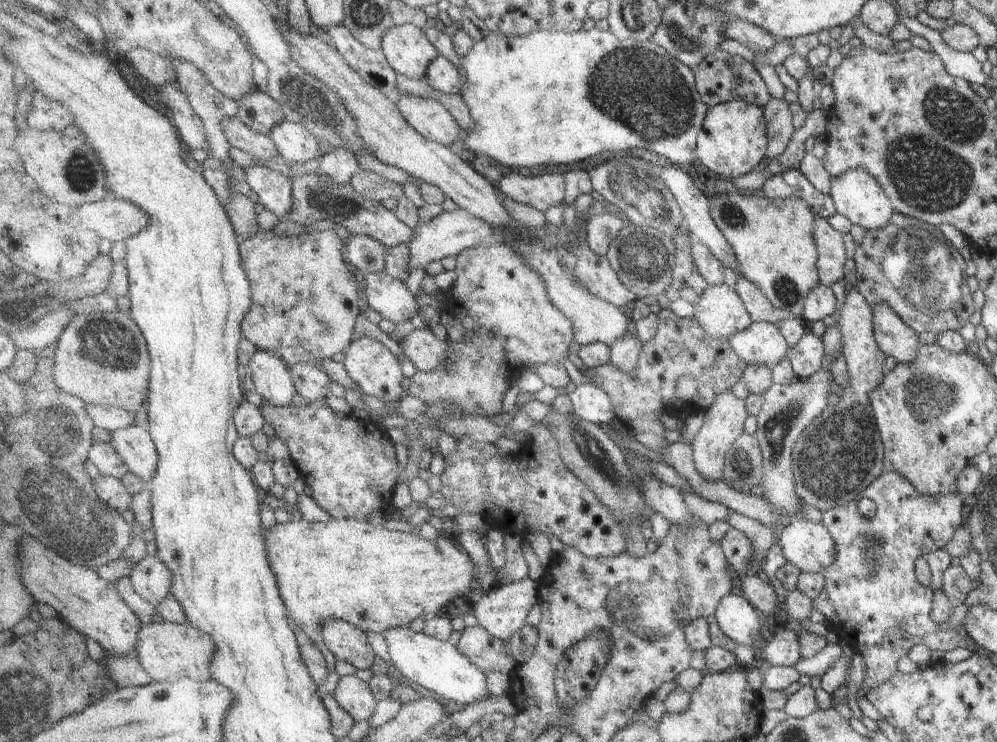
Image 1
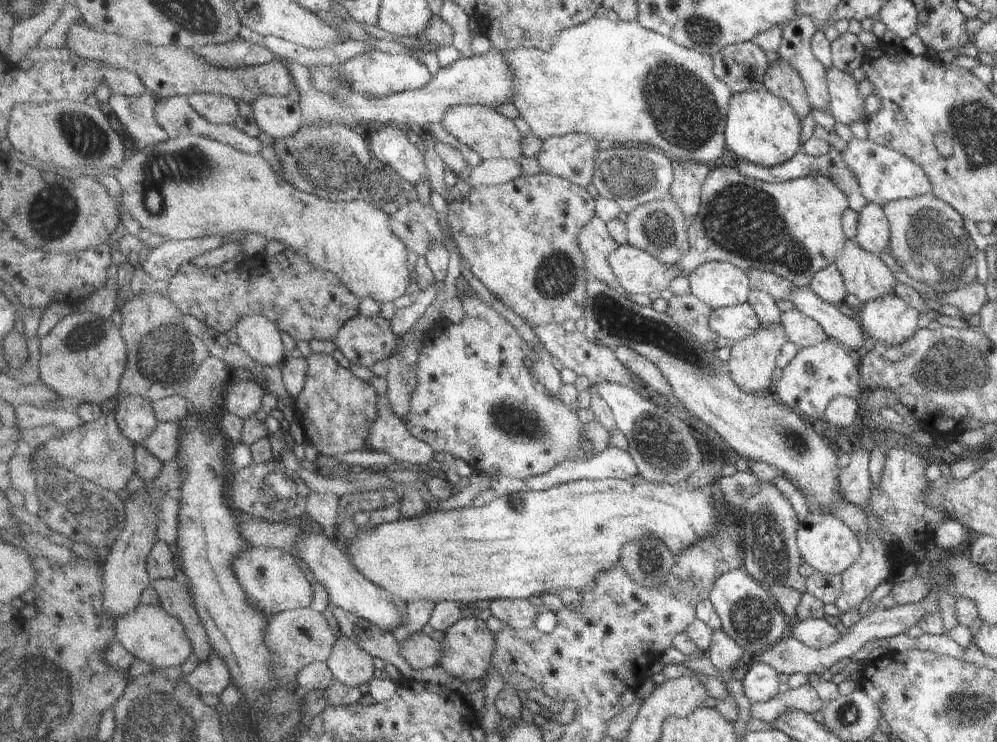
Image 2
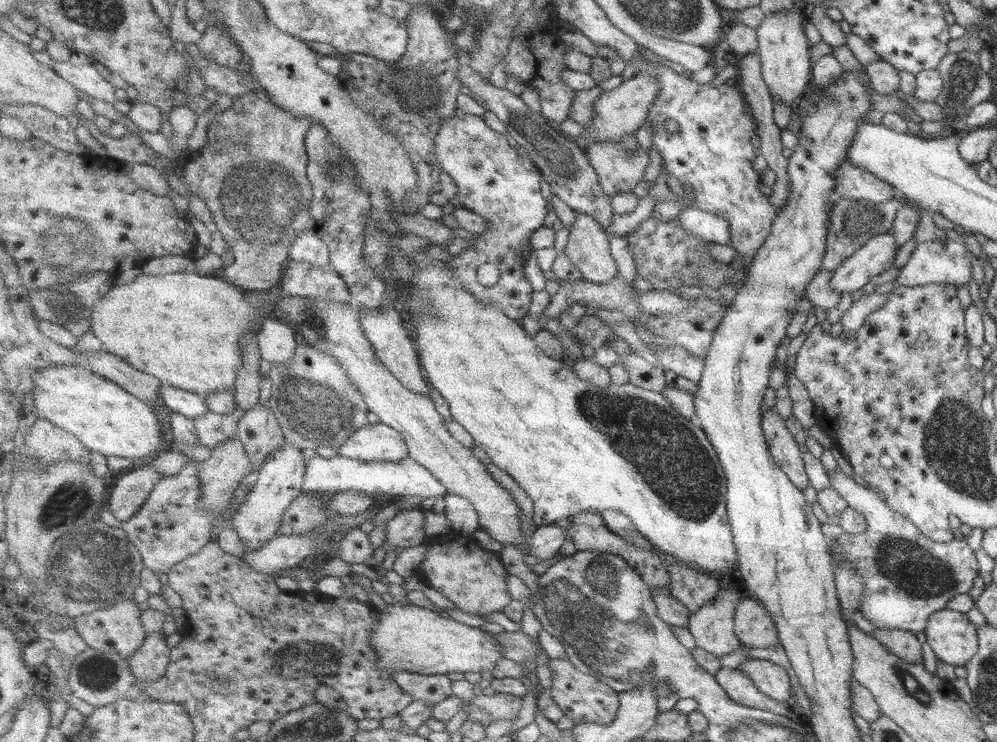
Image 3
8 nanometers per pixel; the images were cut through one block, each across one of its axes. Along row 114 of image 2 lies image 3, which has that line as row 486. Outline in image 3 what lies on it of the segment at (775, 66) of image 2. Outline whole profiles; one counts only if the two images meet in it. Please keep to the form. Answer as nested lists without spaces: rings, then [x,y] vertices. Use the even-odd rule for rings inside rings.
[[[772,408],[761,417],[761,427],[773,461],[802,492],[809,485],[804,461],[783,418]]]

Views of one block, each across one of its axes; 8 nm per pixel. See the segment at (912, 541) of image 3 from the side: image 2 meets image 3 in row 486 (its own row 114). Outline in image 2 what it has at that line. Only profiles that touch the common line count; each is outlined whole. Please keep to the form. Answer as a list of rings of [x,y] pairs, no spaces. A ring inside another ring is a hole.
[[[834,66],[825,71],[831,115],[837,122],[849,125],[859,120],[865,121],[865,99],[858,93],[859,82],[849,72],[842,72]]]

